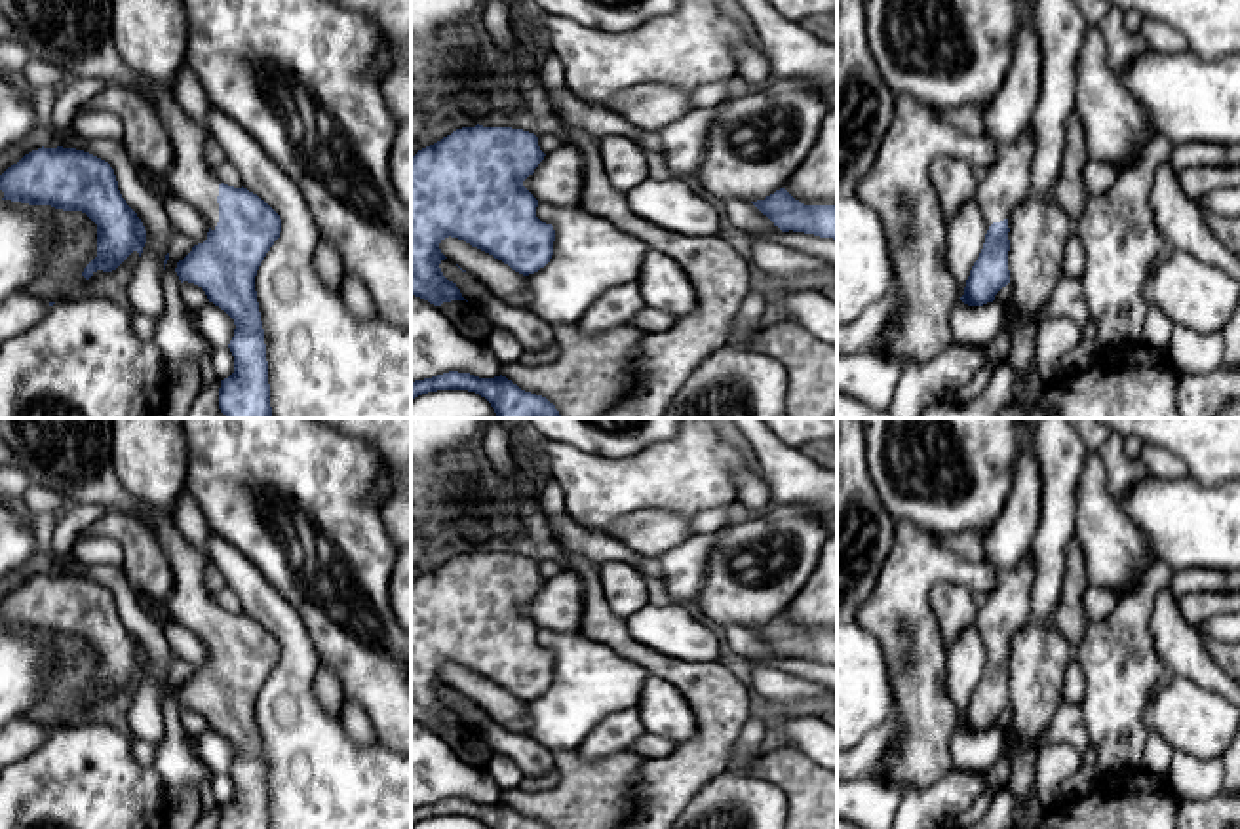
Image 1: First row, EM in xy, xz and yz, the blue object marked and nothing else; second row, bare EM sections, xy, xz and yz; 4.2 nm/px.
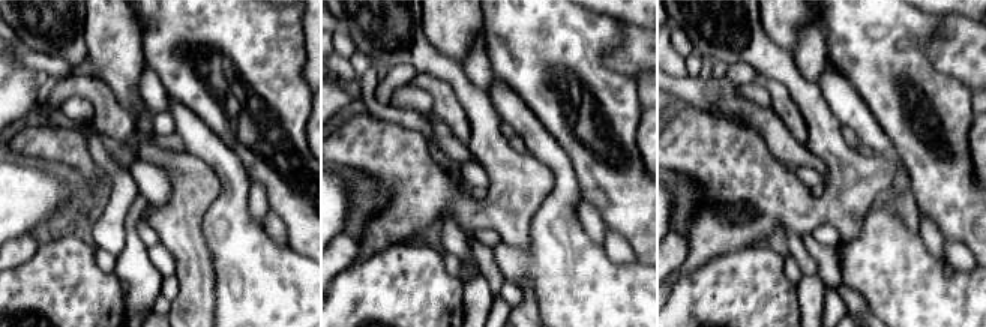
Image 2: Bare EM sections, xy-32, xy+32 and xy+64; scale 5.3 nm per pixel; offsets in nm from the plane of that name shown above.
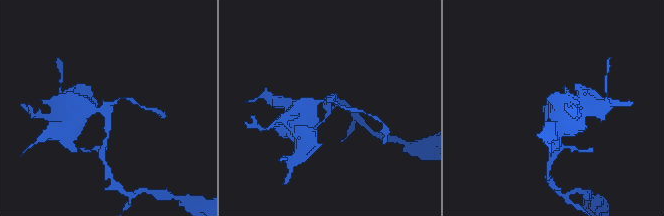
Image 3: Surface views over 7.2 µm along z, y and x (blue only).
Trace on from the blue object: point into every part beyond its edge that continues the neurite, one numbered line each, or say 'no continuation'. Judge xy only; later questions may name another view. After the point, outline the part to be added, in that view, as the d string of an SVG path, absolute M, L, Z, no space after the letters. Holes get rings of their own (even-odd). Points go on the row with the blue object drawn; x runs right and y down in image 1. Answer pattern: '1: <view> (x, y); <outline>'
1: xy (73, 35); M0 0L0 13L29 49L72 78L97 78L107 86L150 89L154 110L171 137L175 165L171 192L190 202L215 230L219 184L205 160L209 139L173 95L148 87L120 57L112 40L112 0Z

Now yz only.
1: yz (1007, 185); M1031 127L1014 143L993 143L995 160L987 175L978 181L976 203L987 230L993 222L1010 219L1031 194L1031 162L1035 139Z

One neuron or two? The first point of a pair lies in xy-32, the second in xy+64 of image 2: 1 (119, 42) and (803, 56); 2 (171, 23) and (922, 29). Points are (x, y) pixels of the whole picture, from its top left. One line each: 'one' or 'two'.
1: two
2: one

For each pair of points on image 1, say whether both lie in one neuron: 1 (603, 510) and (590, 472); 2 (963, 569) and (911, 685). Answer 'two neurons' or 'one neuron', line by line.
1: one neuron
2: one neuron

